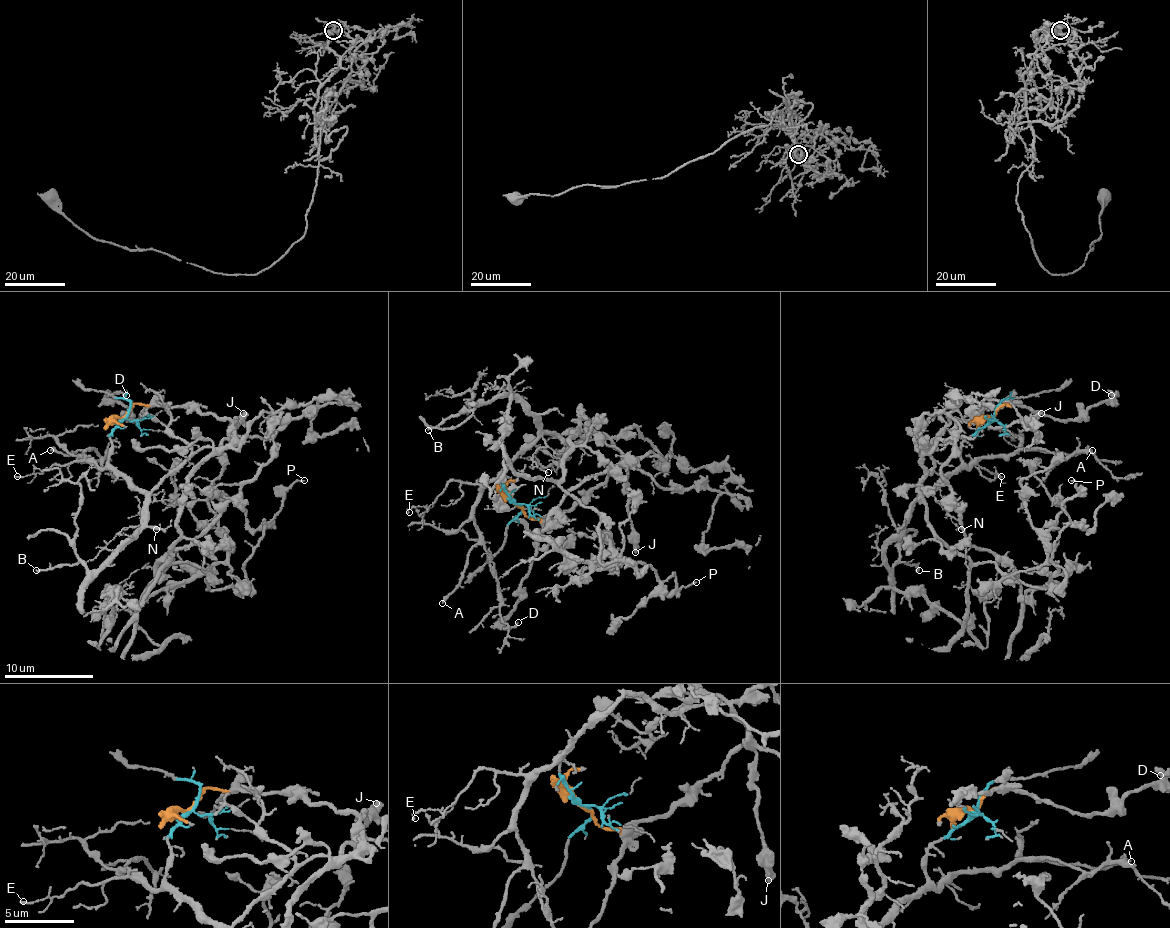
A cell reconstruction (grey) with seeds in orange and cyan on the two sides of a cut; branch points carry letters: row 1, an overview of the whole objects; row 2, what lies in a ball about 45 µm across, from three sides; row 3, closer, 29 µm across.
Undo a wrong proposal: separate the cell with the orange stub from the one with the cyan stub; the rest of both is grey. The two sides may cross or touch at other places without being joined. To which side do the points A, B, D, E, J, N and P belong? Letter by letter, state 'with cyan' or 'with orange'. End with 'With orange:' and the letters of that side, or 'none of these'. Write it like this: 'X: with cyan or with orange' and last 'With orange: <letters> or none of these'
A: with cyan
B: with cyan
D: with orange
E: with cyan
J: with orange
N: with cyan
P: with orange
With orange: D, J, P

